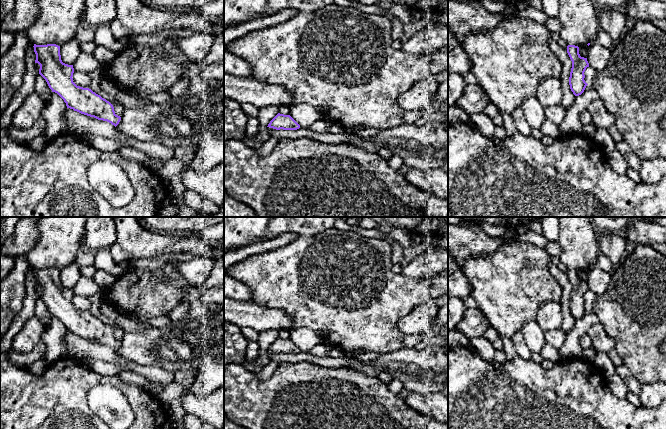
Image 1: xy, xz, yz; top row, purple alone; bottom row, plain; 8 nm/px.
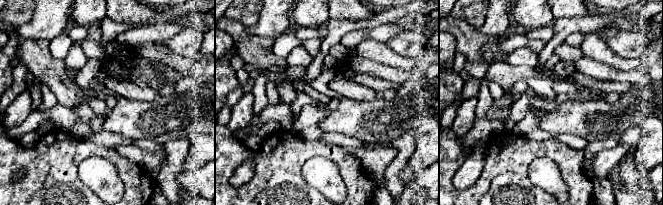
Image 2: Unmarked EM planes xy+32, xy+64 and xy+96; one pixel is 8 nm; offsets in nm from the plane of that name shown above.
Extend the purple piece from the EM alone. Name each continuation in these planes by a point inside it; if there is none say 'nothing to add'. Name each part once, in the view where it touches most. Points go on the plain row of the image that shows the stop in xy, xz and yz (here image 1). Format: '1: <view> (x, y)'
nothing to add

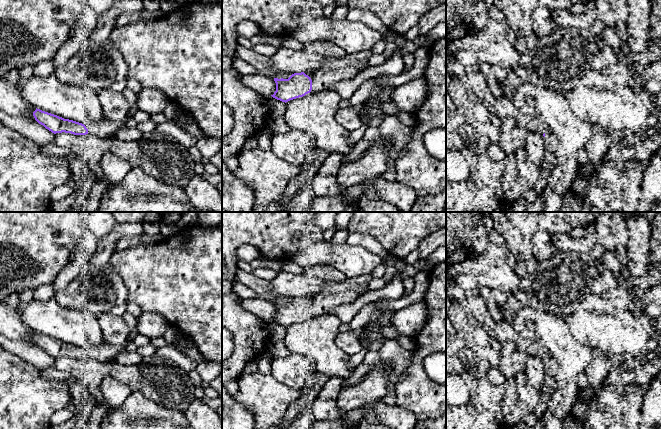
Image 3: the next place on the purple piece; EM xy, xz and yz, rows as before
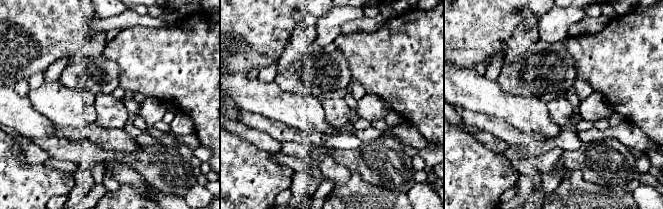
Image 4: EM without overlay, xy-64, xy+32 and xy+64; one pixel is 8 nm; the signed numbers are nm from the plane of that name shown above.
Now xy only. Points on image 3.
1: xy (105, 353)

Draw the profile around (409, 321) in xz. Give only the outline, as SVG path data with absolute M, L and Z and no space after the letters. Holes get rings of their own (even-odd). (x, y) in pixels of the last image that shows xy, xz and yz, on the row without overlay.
M419 302L396 310L391 315L391 321L397 333L415 338L427 321L427 306Z

